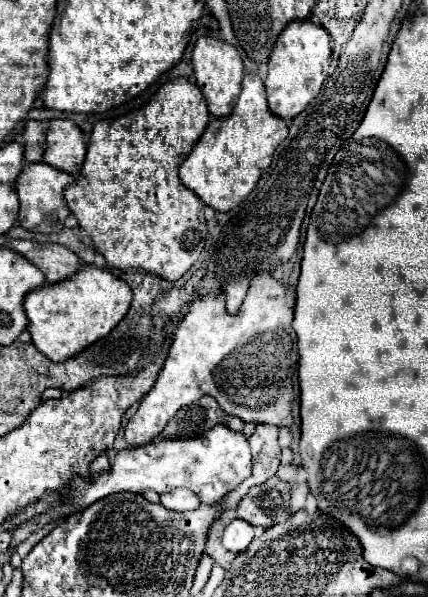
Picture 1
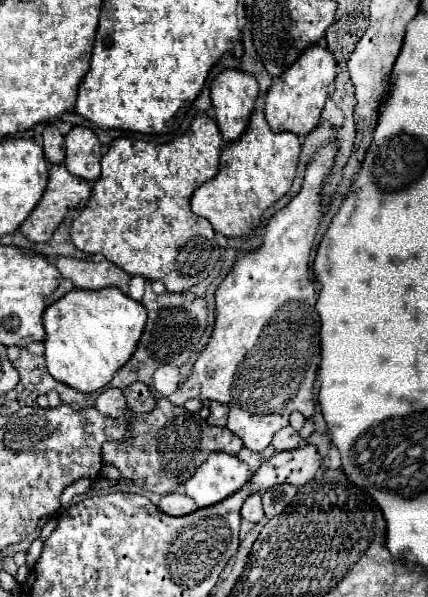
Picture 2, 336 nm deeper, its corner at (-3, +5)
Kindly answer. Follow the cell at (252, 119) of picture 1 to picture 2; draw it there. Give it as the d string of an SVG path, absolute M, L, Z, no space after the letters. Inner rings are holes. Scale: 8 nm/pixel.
M255 111L243 137L223 147L219 175L203 183L193 193L191 211L207 219L213 229L225 237L247 237L259 225L263 213L291 189L299 163L299 151L301 145L297 135L273 133L265 115Z

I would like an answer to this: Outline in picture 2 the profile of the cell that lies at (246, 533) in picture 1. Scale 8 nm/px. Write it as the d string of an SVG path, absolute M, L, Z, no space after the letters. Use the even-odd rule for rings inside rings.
M253 493L245 499L243 507L241 507L241 517L253 523L259 523L263 519L263 507L261 507L261 495Z

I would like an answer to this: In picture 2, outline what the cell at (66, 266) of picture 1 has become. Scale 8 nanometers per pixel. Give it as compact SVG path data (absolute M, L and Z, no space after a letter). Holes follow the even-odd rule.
M59 257L57 269L63 277L71 279L77 289L103 289L103 287L117 287L125 295L129 293L131 275L125 273L121 267L109 261L87 261L87 259L73 259L73 257Z

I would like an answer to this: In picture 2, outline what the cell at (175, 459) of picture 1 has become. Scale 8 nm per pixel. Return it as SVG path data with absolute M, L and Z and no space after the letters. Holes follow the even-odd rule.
M211 453L211 457L185 483L185 493L199 509L211 507L237 493L251 479L247 463L229 453Z

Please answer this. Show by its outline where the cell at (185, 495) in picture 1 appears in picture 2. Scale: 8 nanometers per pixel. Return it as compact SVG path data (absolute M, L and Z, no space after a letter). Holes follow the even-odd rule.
M169 493L169 495L161 497L159 509L171 517L183 517L183 515L195 513L197 505L195 505L195 501L191 501L191 497L183 495L183 493Z

